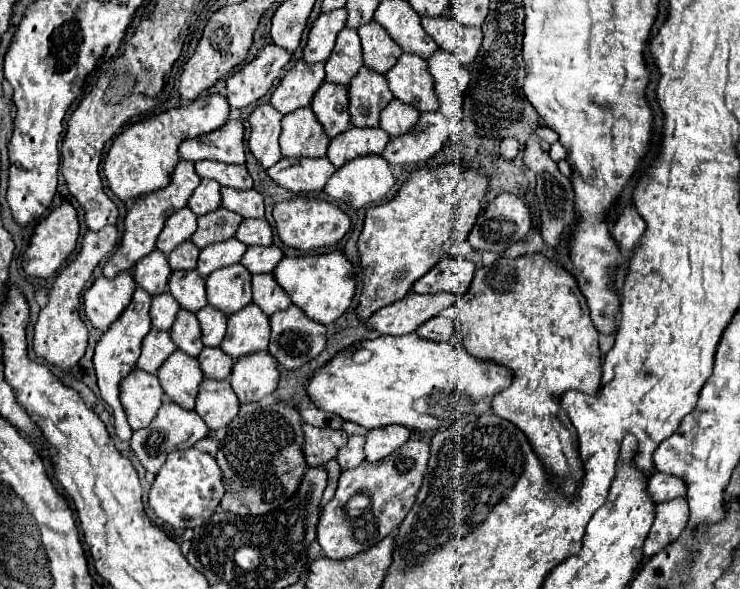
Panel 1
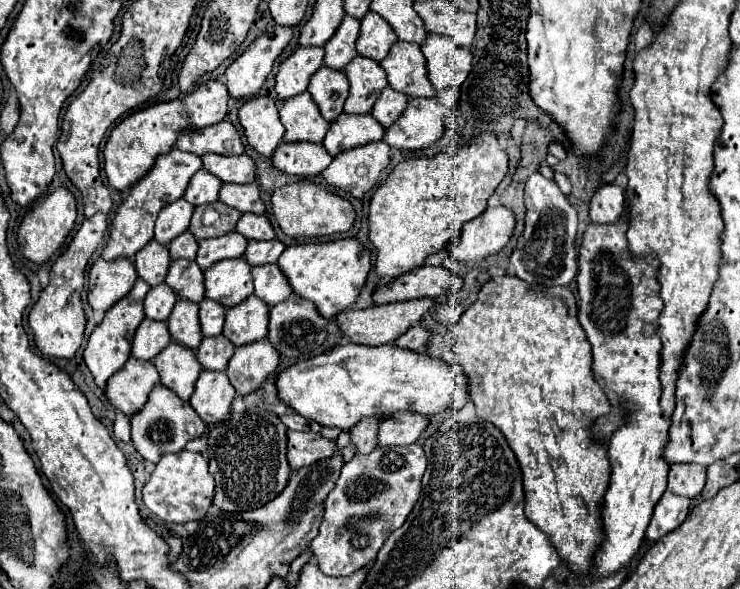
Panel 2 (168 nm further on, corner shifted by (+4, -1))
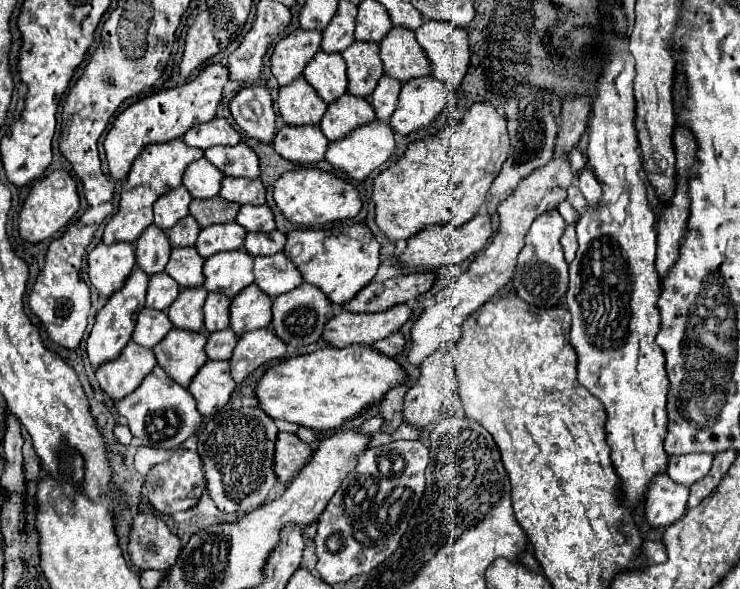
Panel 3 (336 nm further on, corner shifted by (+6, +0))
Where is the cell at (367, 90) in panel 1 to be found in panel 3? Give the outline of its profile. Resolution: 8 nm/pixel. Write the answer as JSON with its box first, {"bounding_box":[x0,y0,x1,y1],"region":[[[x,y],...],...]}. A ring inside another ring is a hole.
{"bounding_box":[341,42,383,98],"region":[[[353,42],[341,54],[347,62],[347,92],[353,96],[369,98],[379,82],[379,76],[383,76],[379,46],[375,42]]]}

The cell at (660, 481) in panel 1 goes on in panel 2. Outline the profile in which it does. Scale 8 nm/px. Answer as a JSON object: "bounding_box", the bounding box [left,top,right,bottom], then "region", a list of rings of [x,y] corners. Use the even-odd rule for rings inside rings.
{"bounding_box":[667,463,705,499],"region":[[[695,463],[671,465],[667,477],[667,491],[693,499],[705,487],[705,467]]]}

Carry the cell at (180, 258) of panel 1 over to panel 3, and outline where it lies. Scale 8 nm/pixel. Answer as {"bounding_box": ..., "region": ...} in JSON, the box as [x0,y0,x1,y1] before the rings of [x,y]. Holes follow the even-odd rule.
{"bounding_box":[167,214,199,246],"region":[[[189,214],[187,218],[181,218],[169,232],[167,232],[167,236],[169,236],[169,242],[171,242],[171,246],[193,246],[195,244],[195,240],[197,240],[197,236],[199,236],[199,224],[197,224],[197,220]]]}

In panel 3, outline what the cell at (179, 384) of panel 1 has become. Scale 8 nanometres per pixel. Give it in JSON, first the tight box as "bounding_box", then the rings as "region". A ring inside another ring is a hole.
{"bounding_box":[153,328,207,386],"region":[[[173,328],[153,348],[159,366],[181,386],[189,386],[197,370],[207,362],[205,354],[207,336],[203,332],[191,334],[189,330]]]}

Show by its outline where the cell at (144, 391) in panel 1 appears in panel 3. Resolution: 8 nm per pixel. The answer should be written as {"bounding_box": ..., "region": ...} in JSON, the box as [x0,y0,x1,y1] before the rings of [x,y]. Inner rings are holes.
{"bounding_box":[95,340,155,400],"region":[[[131,340],[115,360],[101,364],[95,376],[105,394],[113,400],[121,400],[141,384],[155,364],[153,350],[147,350]]]}

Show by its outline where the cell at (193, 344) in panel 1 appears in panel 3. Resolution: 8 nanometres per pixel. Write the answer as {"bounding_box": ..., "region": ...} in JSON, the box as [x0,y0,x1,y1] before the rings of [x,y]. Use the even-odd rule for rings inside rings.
{"bounding_box":[167,286,207,330],"region":[[[197,286],[195,290],[181,290],[173,306],[167,310],[173,326],[183,330],[201,330],[203,328],[203,304],[207,290]]]}

